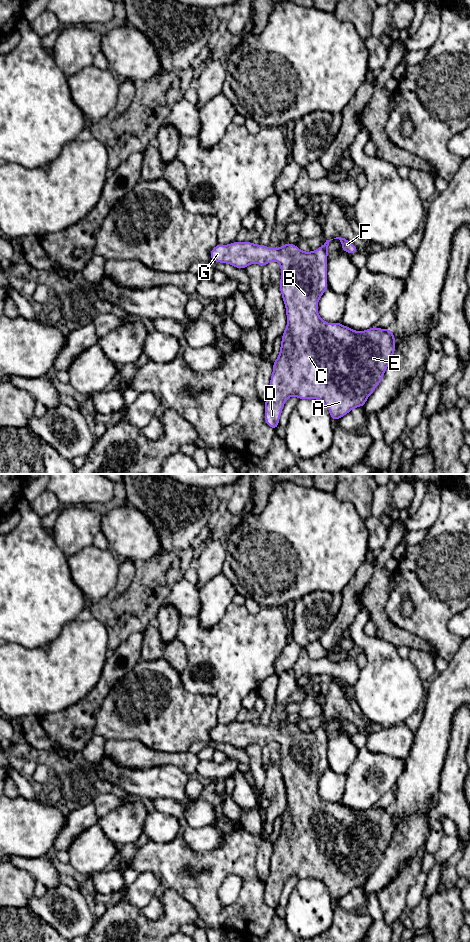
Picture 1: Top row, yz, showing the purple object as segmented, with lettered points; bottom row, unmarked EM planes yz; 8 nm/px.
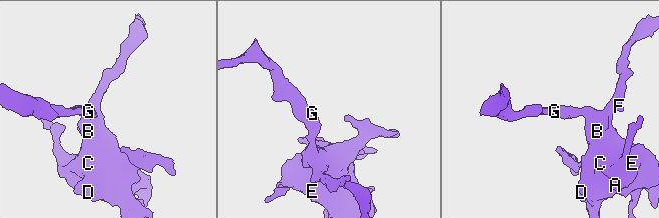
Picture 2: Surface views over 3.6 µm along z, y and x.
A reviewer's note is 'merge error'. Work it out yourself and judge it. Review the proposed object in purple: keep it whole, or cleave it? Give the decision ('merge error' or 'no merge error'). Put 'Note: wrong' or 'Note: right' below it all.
no merge error
Note: wrong

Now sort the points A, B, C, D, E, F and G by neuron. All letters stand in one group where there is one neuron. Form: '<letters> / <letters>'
A B C D E F G

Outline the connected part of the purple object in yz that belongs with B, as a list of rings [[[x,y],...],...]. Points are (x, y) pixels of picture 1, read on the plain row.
[[[333,719],[326,720],[326,722],[321,727],[311,732],[302,731],[295,724],[292,724],[292,723],[286,723],[285,725],[279,728],[271,729],[269,726],[264,726],[262,724],[255,725],[253,722],[238,722],[238,721],[235,721],[228,725],[217,724],[210,731],[210,738],[212,741],[219,742],[219,743],[227,743],[236,748],[241,748],[241,749],[246,749],[246,747],[252,743],[257,743],[261,747],[263,747],[266,744],[272,742],[273,740],[280,744],[281,759],[279,762],[279,767],[280,767],[281,775],[282,775],[283,782],[286,788],[287,805],[286,805],[286,809],[284,810],[282,814],[279,835],[277,839],[275,840],[275,842],[273,843],[273,852],[270,859],[270,874],[267,877],[266,881],[264,882],[265,883],[265,903],[269,907],[271,907],[273,910],[275,910],[278,907],[282,889],[284,887],[285,882],[290,876],[296,876],[298,880],[311,878],[311,879],[317,879],[321,881],[328,888],[333,902],[337,899],[341,899],[343,896],[345,896],[354,888],[363,887],[368,877],[374,872],[375,868],[382,861],[384,852],[386,851],[390,842],[392,841],[392,837],[396,829],[395,817],[392,812],[392,809],[380,809],[373,806],[365,811],[355,811],[351,809],[350,807],[342,805],[339,802],[327,803],[320,798],[318,794],[318,781],[321,778],[322,774],[329,768],[327,765],[327,737],[328,737],[328,726],[331,720]]]

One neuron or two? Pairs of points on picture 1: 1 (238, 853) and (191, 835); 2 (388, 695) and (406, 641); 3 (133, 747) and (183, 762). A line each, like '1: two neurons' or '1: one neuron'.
1: two neurons
2: two neurons
3: one neuron

